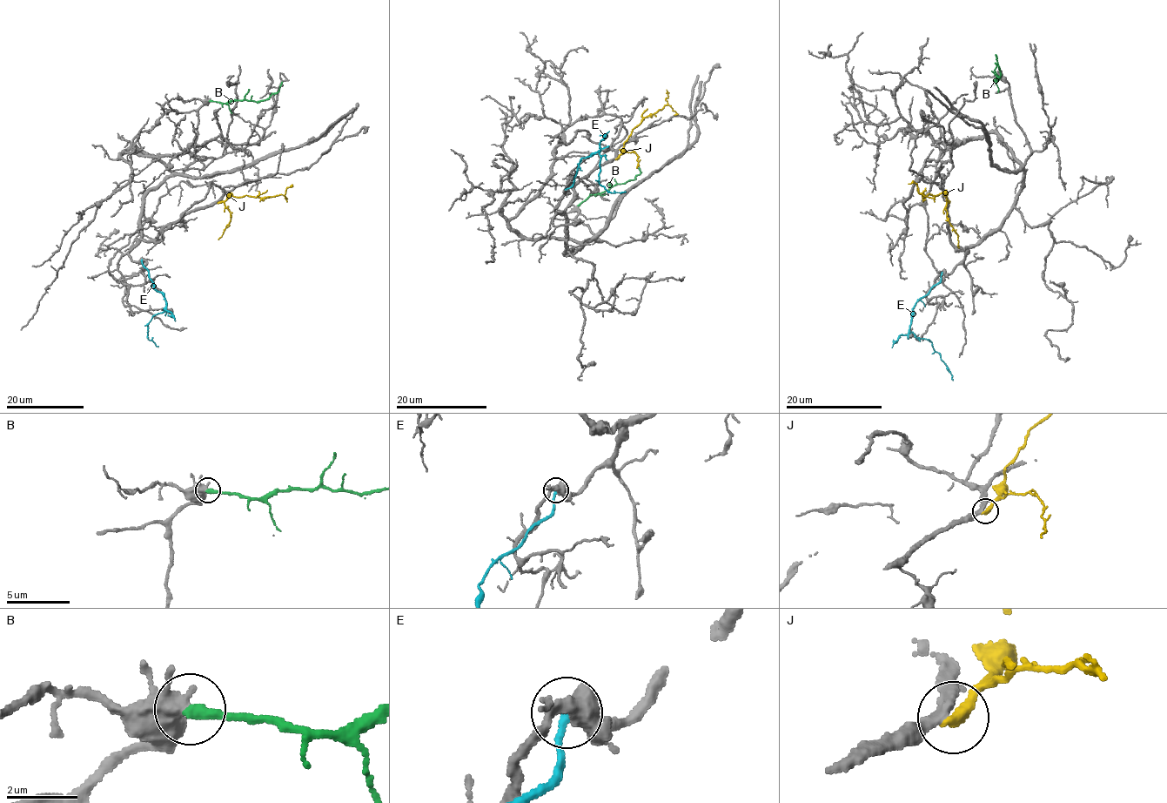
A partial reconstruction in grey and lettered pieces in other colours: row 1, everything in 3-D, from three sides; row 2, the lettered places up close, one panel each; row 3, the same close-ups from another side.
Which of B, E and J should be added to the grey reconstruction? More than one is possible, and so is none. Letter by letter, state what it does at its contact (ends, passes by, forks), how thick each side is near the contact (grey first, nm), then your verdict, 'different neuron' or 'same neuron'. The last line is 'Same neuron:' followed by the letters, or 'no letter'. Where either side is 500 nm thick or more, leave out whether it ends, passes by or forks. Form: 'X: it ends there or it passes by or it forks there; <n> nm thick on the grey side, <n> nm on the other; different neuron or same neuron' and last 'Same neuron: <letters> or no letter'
B: it ends there; 340 nm thick on the grey side, 280 nm on the other; same neuron
E: it ends there; 460 nm thick on the grey side, 200 nm on the other; different neuron
J: it ends there; 360 nm thick on the grey side, 400 nm on the other; different neuron
Same neuron: B

